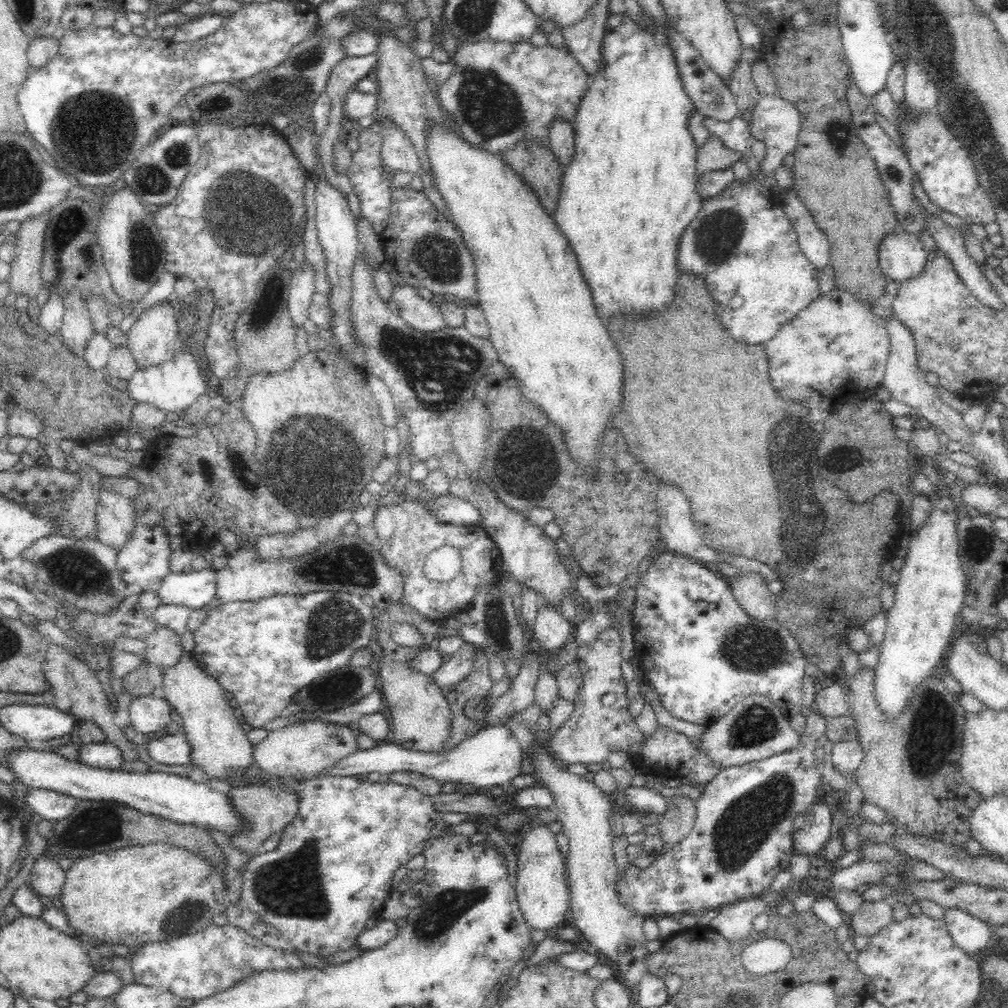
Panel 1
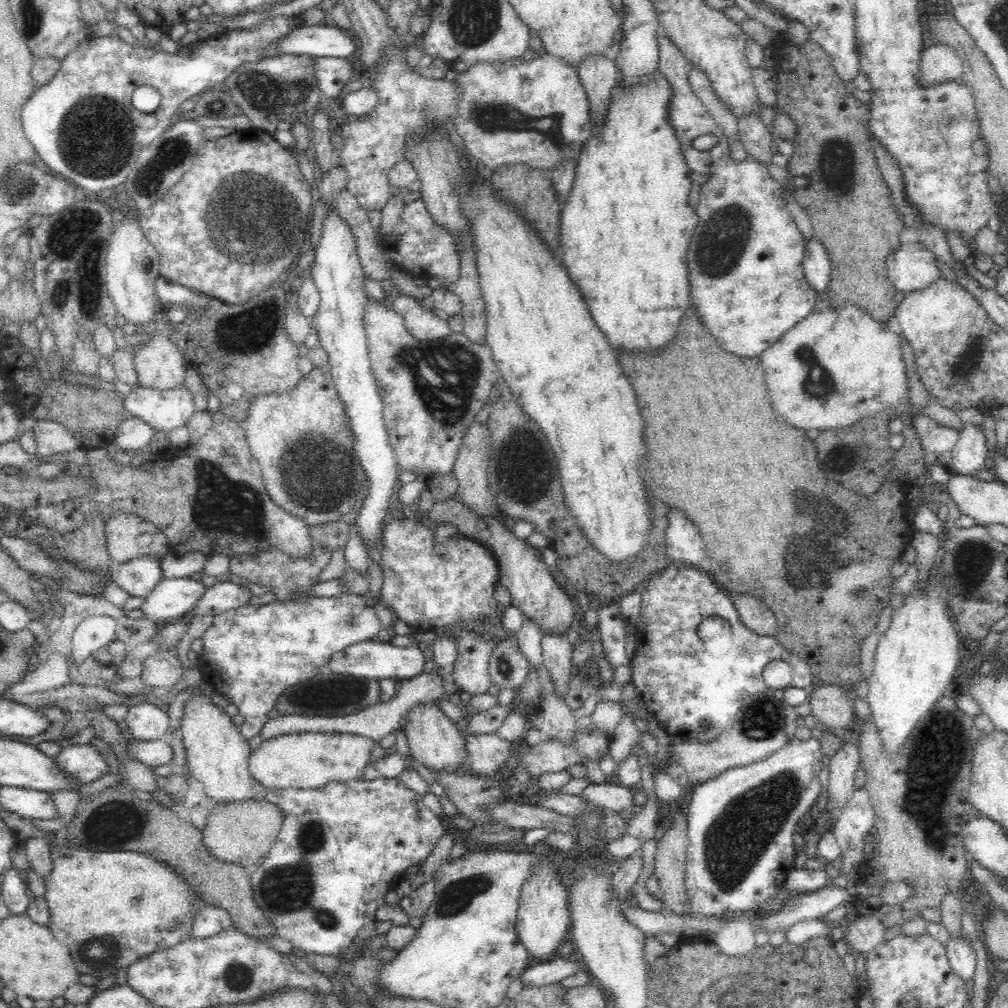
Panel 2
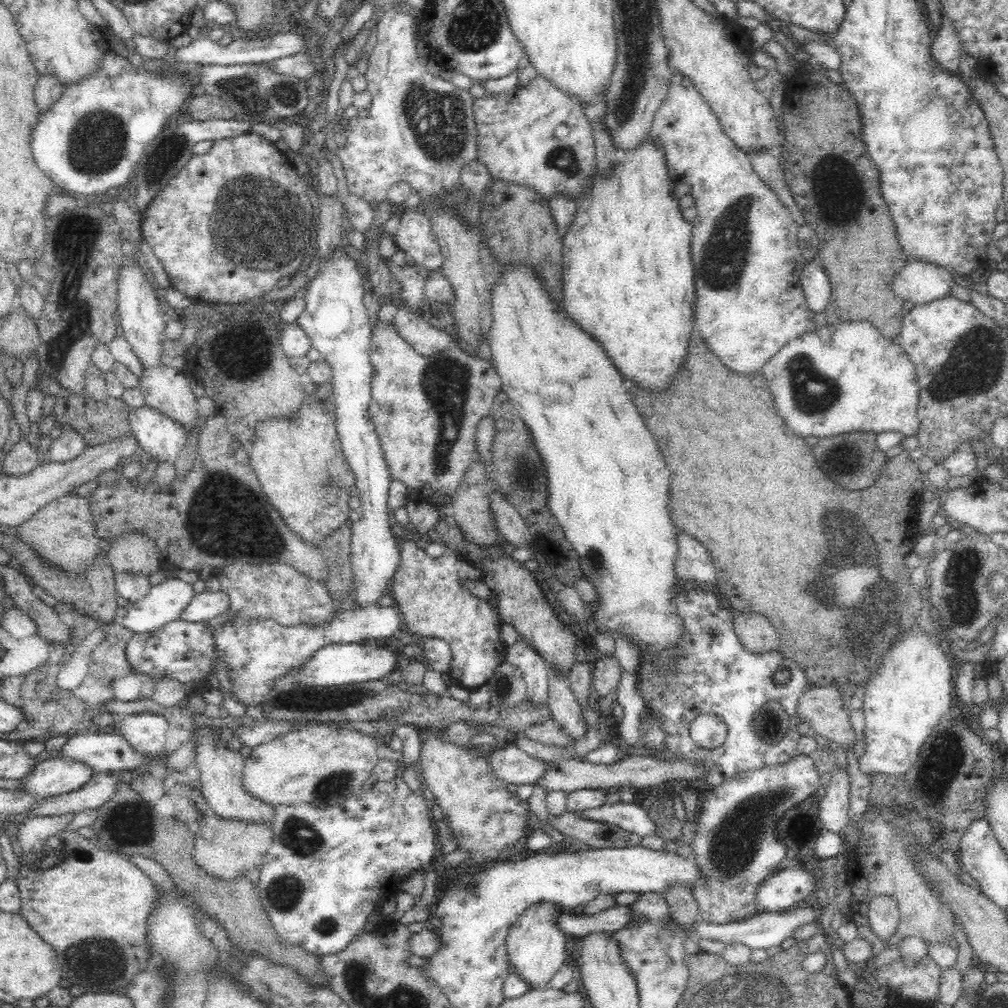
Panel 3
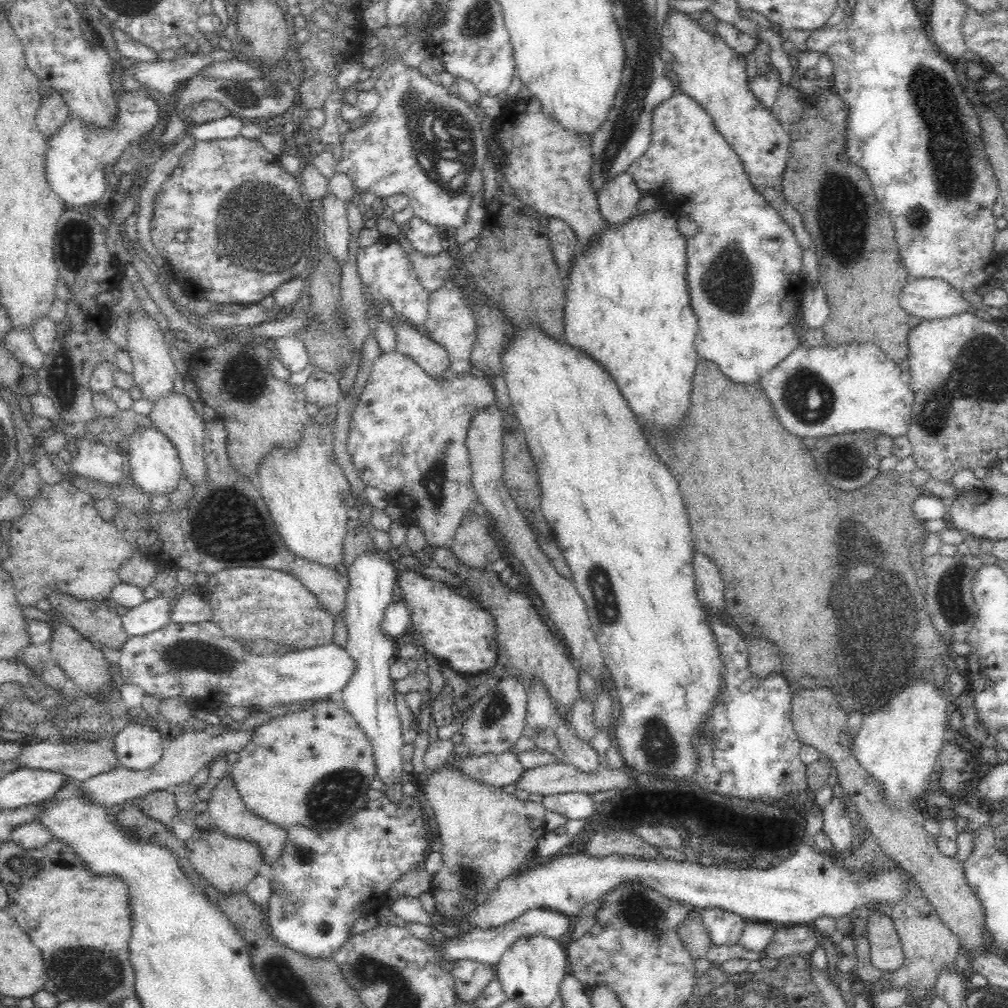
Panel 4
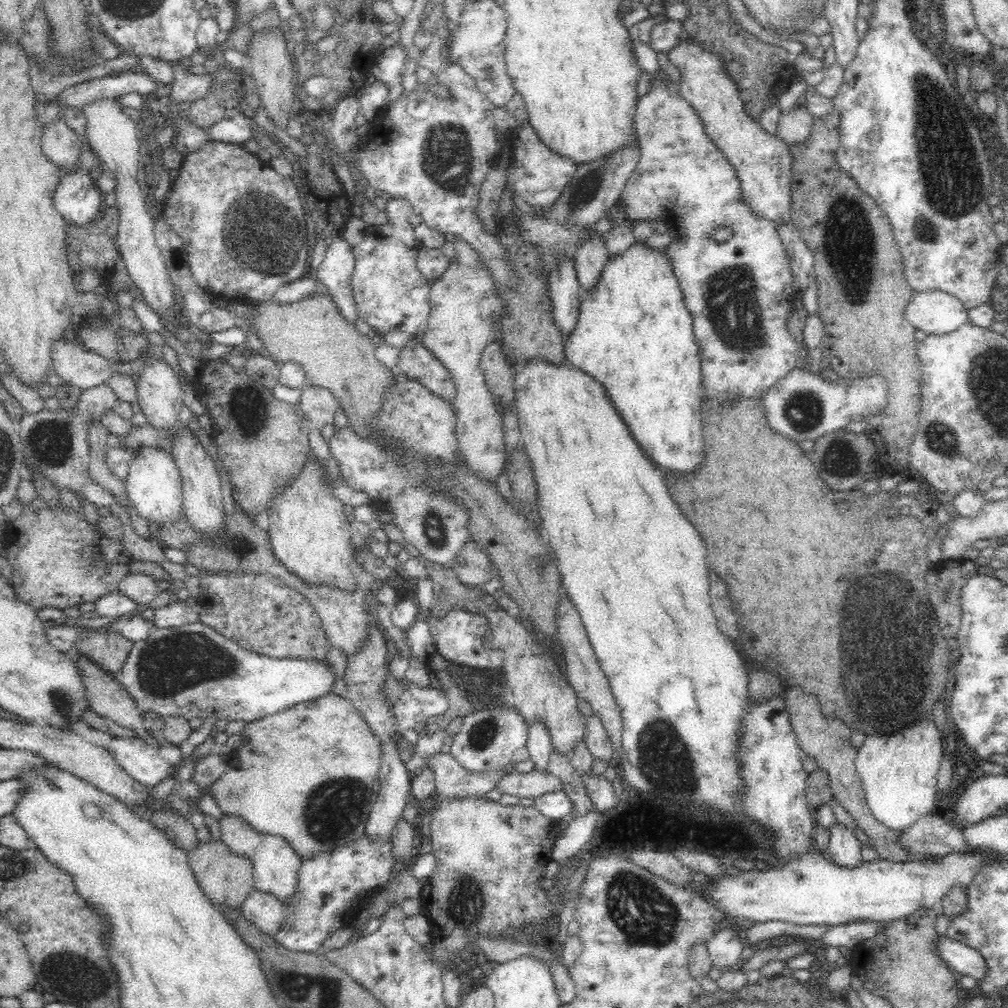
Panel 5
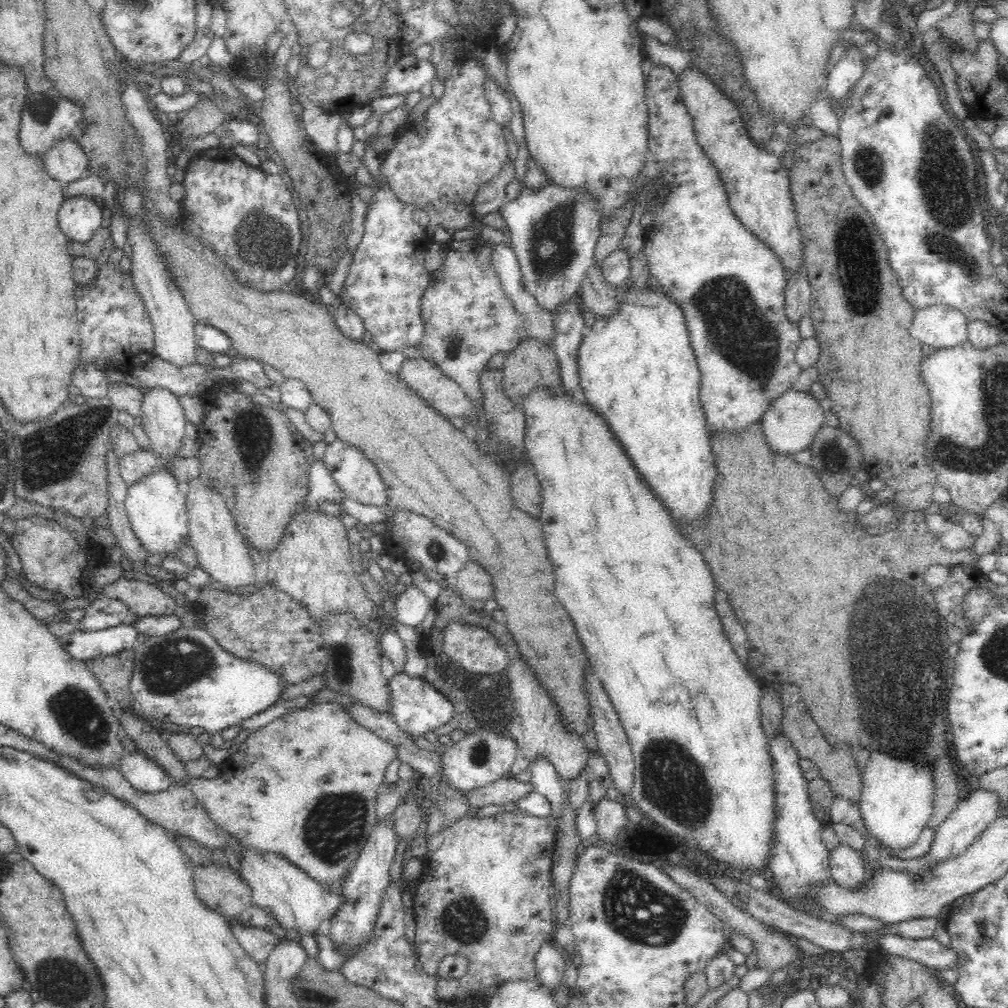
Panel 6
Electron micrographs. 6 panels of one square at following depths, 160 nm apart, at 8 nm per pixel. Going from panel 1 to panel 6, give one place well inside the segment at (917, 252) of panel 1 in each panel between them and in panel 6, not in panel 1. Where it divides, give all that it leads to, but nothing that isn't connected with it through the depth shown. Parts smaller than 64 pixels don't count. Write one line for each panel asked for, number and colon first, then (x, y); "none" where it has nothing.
2: (912, 267)
3: (919, 282)
4: (927, 298)
5: (934, 312)
6: (942, 327)

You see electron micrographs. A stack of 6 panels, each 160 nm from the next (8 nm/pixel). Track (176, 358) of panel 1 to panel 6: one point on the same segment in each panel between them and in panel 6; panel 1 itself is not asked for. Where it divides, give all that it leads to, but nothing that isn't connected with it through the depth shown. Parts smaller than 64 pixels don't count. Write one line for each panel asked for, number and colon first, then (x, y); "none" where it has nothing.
2: (164, 411)
3: (162, 439)
4: (155, 468)
5: (154, 487)
6: (156, 509)

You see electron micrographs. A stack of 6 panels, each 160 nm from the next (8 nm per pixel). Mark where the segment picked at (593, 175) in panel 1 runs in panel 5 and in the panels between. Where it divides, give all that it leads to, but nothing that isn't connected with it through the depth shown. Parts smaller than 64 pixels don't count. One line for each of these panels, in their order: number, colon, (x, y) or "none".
2: (625, 230)
3: (628, 280)
4: (627, 307)
5: (634, 335)

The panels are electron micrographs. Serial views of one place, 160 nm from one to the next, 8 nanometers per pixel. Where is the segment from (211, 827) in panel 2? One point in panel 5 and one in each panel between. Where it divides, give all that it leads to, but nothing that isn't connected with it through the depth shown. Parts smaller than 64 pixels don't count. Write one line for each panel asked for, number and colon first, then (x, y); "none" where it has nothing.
3: (225, 849)
4: (228, 864)
5: (226, 879)

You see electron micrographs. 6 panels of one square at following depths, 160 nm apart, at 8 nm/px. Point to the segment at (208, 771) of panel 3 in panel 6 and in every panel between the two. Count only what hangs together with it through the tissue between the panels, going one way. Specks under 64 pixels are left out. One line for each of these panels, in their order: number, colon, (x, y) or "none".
4: (228, 812)
5: (275, 864)
6: (296, 902)

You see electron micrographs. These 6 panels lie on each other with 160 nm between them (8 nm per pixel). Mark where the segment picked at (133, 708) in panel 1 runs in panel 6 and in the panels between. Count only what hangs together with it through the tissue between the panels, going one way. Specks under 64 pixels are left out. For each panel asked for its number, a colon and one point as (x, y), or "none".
2: (146, 722)
3: (145, 732)
4: (138, 747)
5: (139, 758)
6: (146, 776)

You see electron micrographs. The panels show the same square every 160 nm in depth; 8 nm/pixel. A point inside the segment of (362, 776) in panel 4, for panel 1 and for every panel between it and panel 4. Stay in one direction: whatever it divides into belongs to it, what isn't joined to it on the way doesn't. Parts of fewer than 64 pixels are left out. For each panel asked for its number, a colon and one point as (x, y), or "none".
1: (299, 751)
2: (310, 760)
3: (319, 763)

